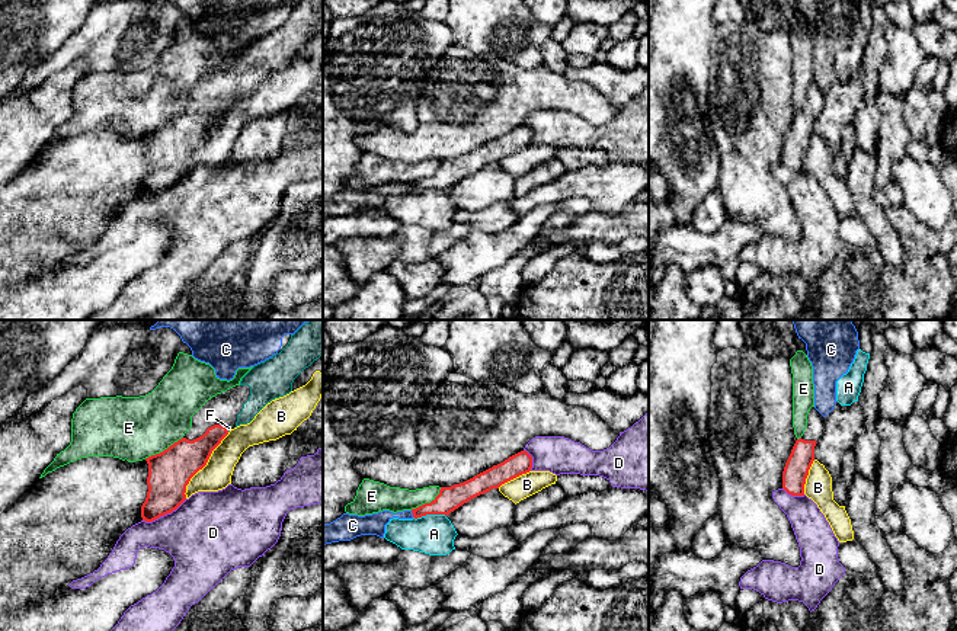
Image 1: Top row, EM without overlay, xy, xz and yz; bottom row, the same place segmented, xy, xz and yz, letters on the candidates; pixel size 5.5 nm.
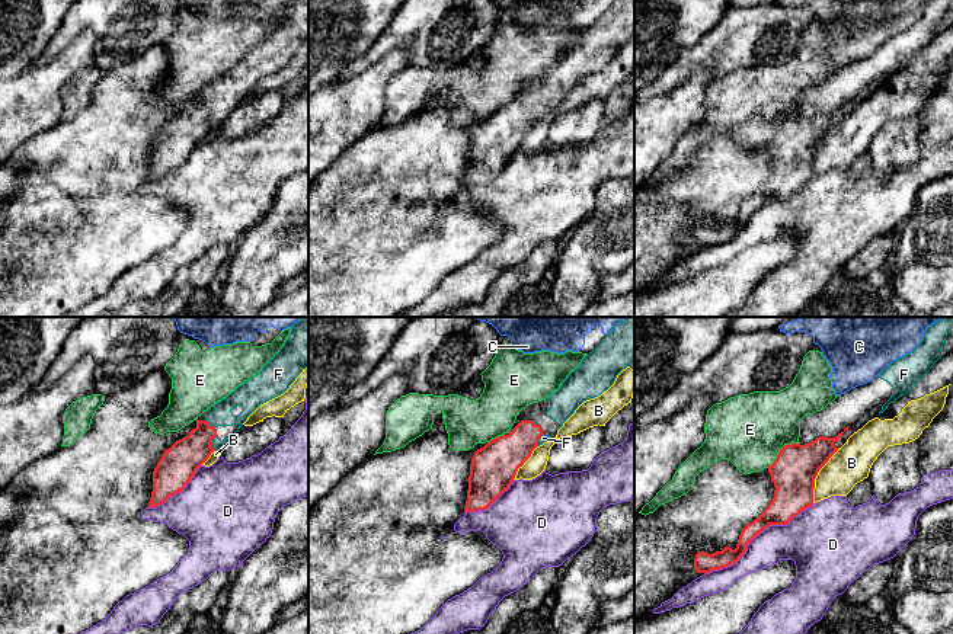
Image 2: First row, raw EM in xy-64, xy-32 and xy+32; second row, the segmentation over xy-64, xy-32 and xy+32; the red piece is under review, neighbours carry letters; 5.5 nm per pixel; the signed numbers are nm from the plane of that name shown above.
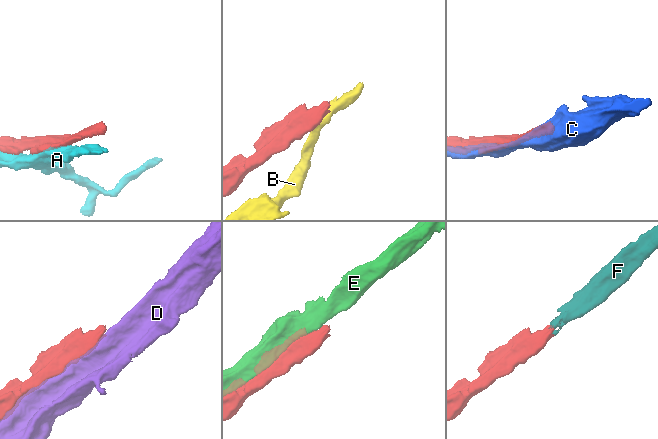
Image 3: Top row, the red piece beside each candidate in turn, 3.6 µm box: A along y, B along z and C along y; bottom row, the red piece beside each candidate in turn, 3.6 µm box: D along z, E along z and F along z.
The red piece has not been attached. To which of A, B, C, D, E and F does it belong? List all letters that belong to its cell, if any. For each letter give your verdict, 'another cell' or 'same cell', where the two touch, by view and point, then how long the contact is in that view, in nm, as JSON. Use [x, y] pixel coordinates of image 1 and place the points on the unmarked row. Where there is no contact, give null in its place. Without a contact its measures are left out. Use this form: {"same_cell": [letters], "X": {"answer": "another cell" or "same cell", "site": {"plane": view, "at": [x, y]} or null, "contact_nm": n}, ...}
{"same_cell": ["F"], "A": {"answer": "another cell", "site": {"plane": "xz", "at": [429, 188]}, "contact_nm": 180}, "B": {"answer": "another cell", "site": {"plane": "xy", "at": [204, 140]}, "contact_nm": 440}, "C": {"answer": "another cell", "site": {"plane": "xz", "at": [412, 186]}, "contact_nm": 40}, "D": {"answer": "another cell", "site": {"plane": "xy", "at": [165, 188]}, "contact_nm": 280}, "E": {"answer": "another cell", "site": {"plane": "xy", "at": [165, 124]}, "contact_nm": 240}, "F": {"answer": "same cell", "site": {"plane": "xy", "at": [226, 103]}, "contact_nm": 30}}

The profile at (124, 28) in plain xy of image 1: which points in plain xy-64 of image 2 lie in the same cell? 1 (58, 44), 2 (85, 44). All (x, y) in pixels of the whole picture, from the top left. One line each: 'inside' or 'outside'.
1: inside
2: outside

